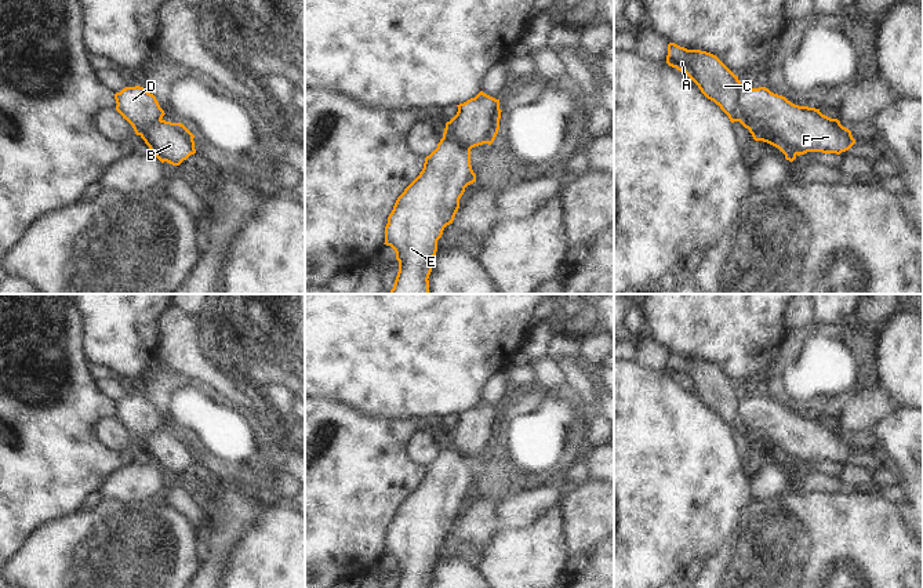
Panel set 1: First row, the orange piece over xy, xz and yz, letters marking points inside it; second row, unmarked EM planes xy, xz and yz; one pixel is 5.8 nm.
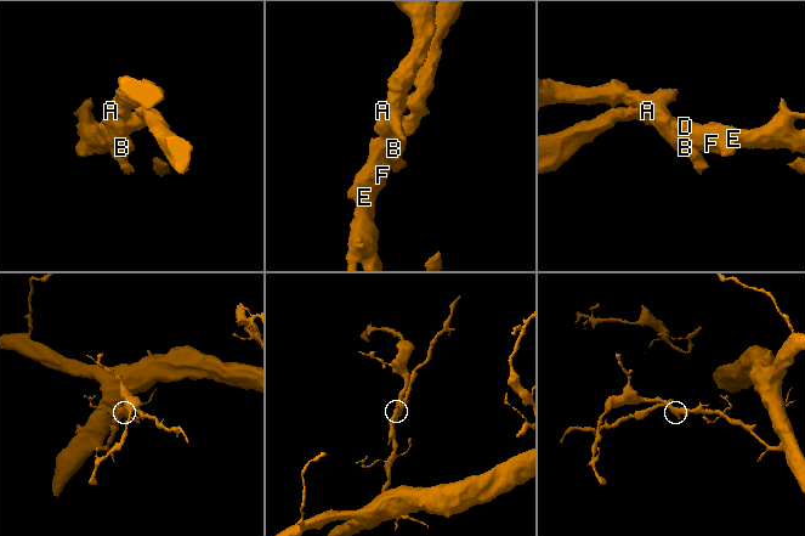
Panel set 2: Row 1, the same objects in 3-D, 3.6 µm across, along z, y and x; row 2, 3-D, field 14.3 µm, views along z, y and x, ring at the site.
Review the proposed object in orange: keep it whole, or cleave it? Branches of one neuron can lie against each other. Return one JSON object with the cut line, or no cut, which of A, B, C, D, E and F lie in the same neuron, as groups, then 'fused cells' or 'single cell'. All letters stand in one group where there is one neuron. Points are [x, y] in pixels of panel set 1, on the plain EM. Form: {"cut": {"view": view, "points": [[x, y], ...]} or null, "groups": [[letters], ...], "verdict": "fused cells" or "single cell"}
{"cut": {"view": "yz", "points": [[741, 394], [740, 417], [747, 424], [763, 429], [796, 463]]}, "groups": [["A", "B", "C"], ["D", "E", "F"]], "verdict": "fused cells"}

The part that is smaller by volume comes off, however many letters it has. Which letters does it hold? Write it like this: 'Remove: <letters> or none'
Remove: A, B, C

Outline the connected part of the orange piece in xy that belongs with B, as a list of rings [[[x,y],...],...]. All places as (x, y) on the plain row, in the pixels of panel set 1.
[[[153,429],[145,433],[139,444],[161,472],[179,475],[196,462],[195,444],[181,432]]]

